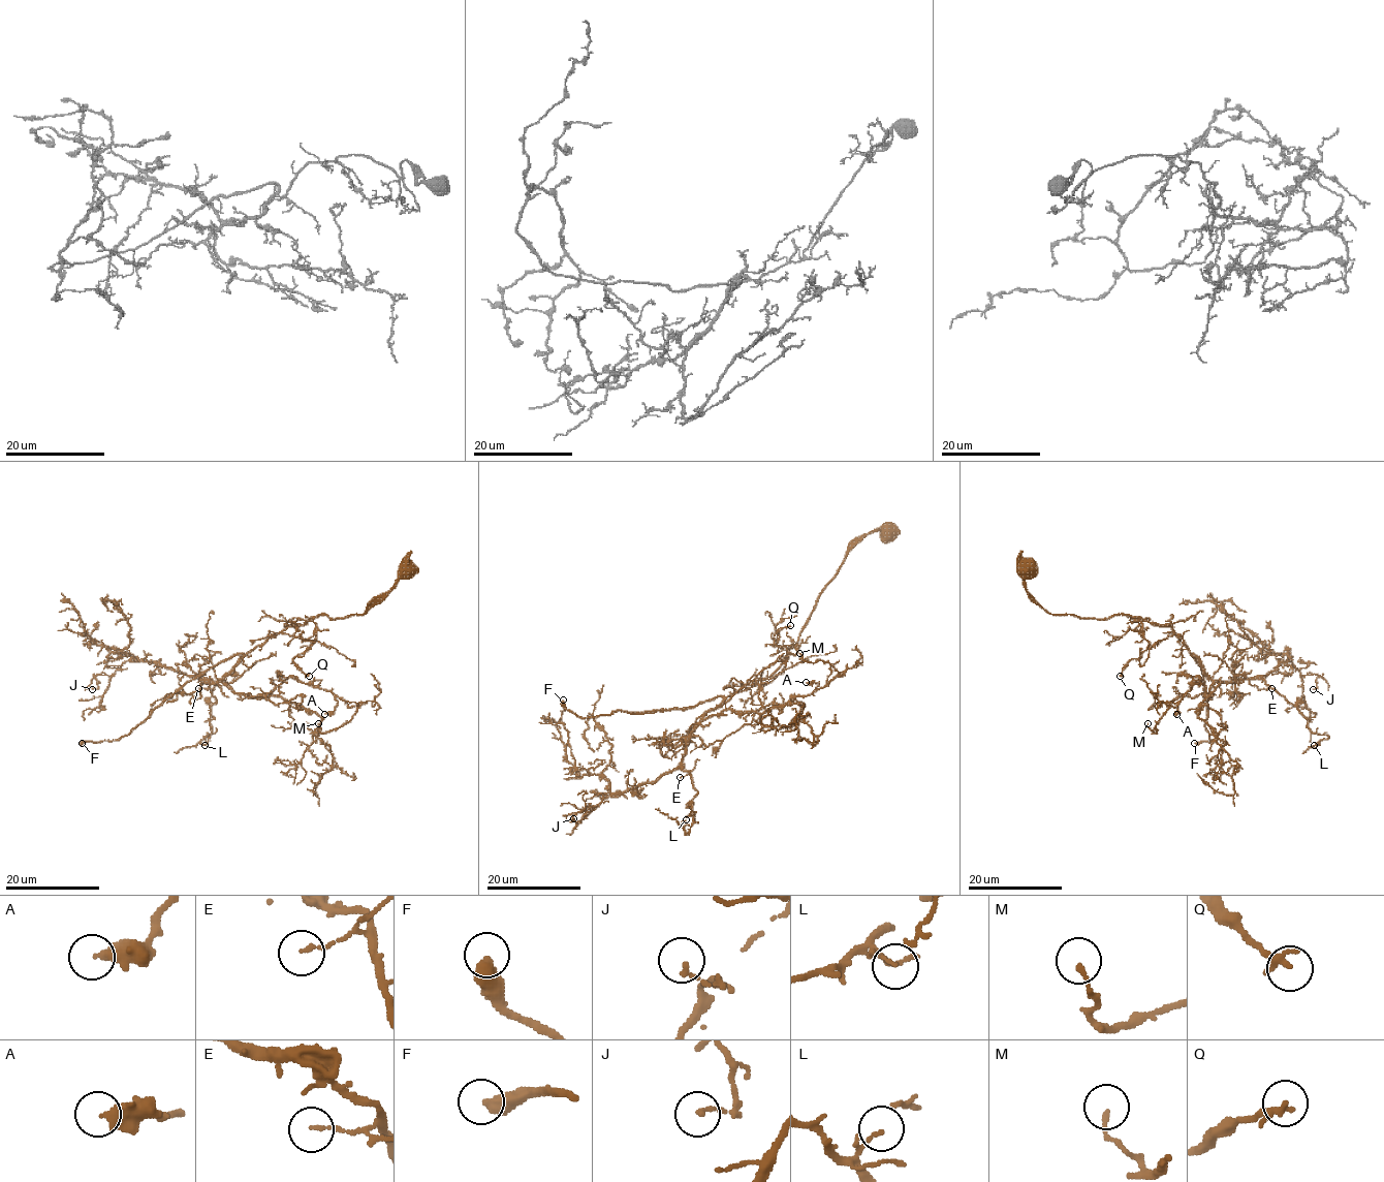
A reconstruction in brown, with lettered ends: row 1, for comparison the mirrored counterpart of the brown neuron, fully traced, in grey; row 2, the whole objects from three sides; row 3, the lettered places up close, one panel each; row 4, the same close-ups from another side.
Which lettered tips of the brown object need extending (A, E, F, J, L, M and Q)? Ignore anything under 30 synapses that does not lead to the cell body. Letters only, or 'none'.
F

